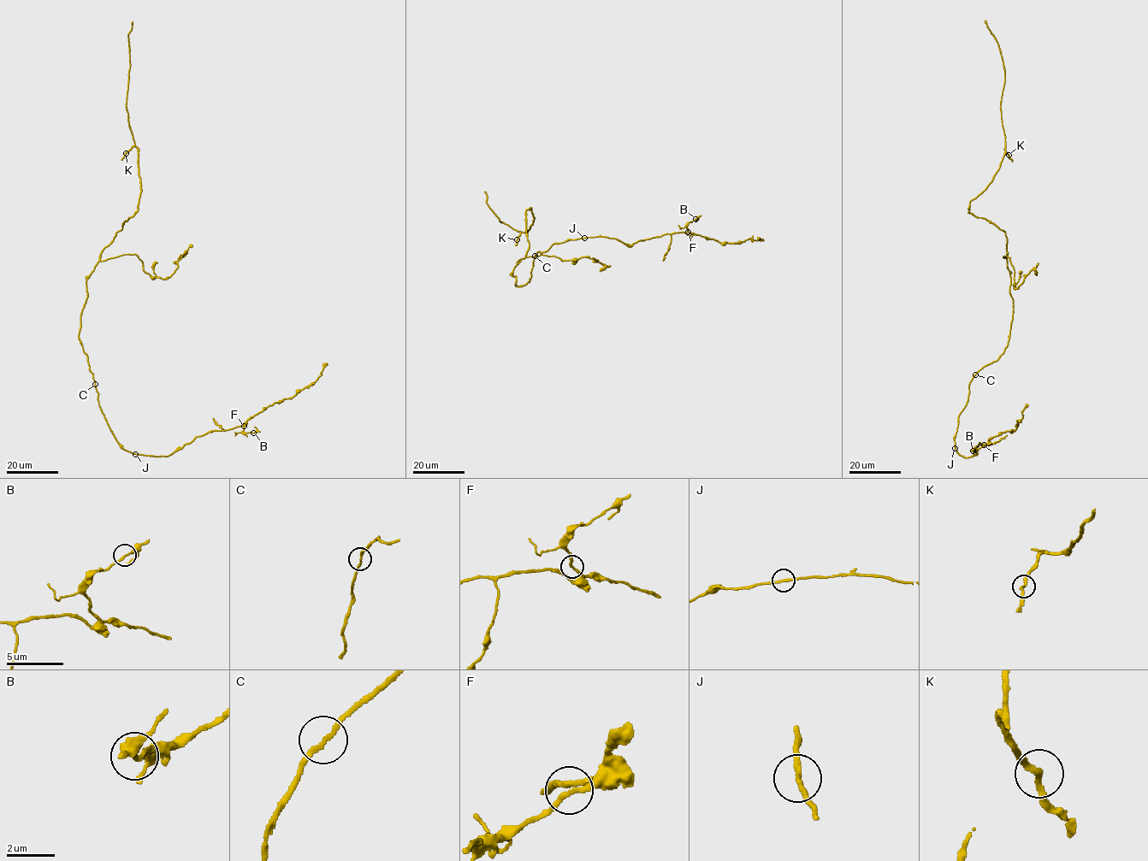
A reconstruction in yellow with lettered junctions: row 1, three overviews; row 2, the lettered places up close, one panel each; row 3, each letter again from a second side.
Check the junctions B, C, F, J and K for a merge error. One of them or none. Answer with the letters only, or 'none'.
none

